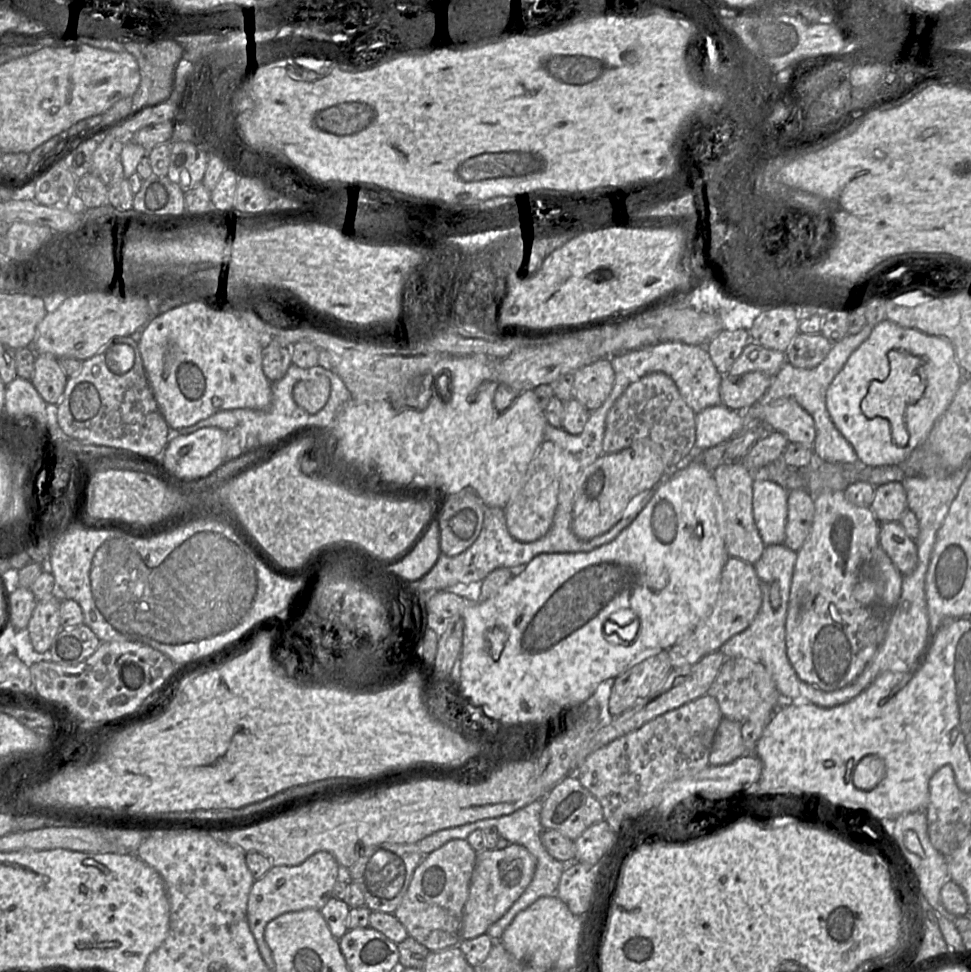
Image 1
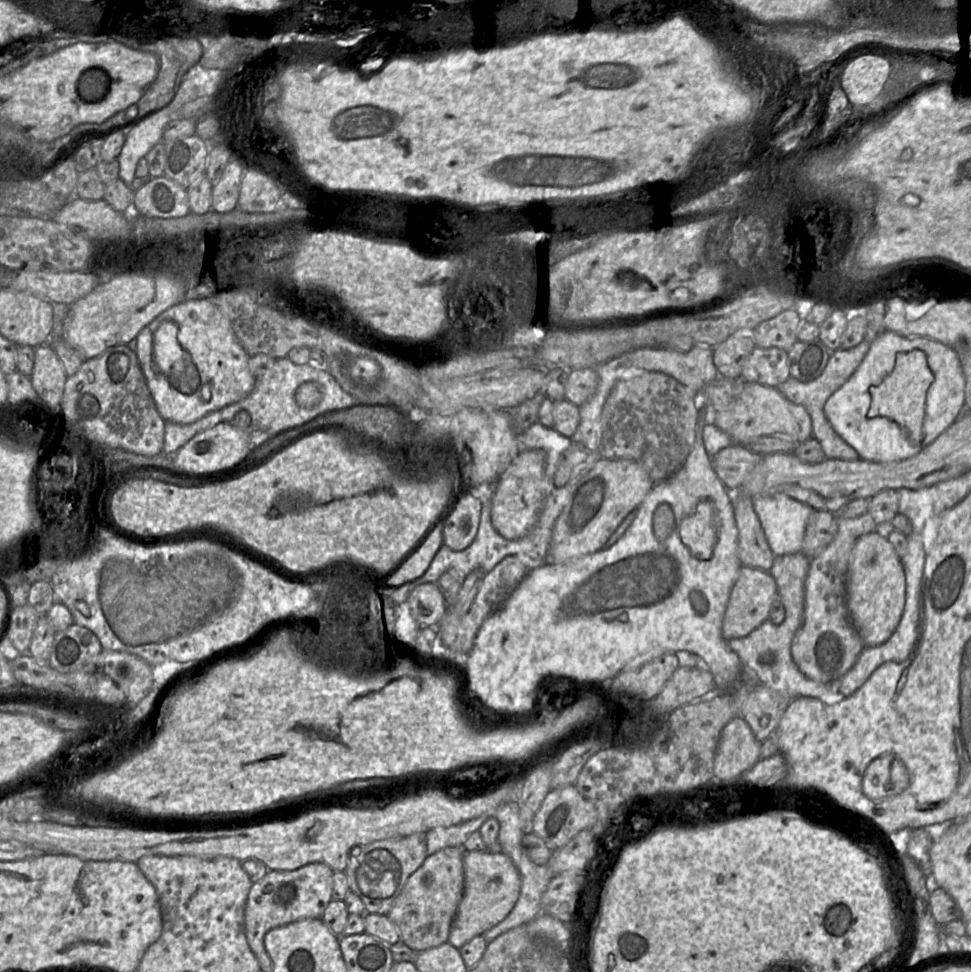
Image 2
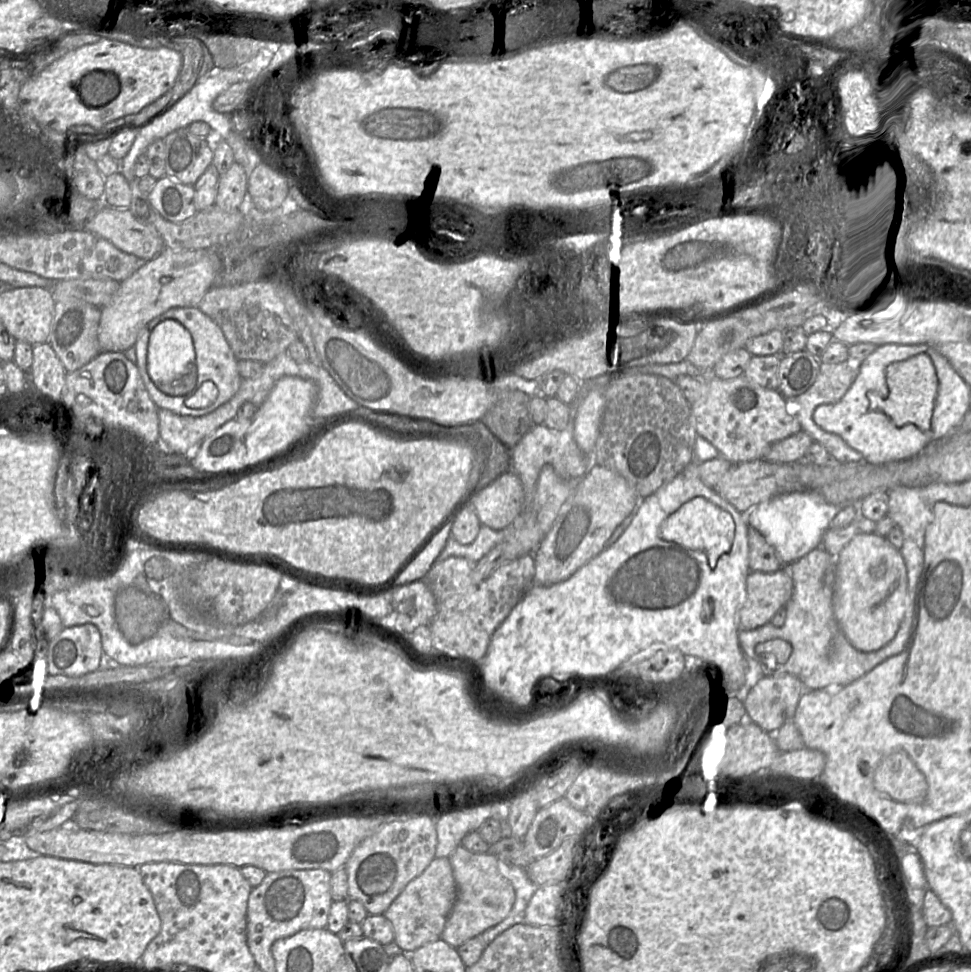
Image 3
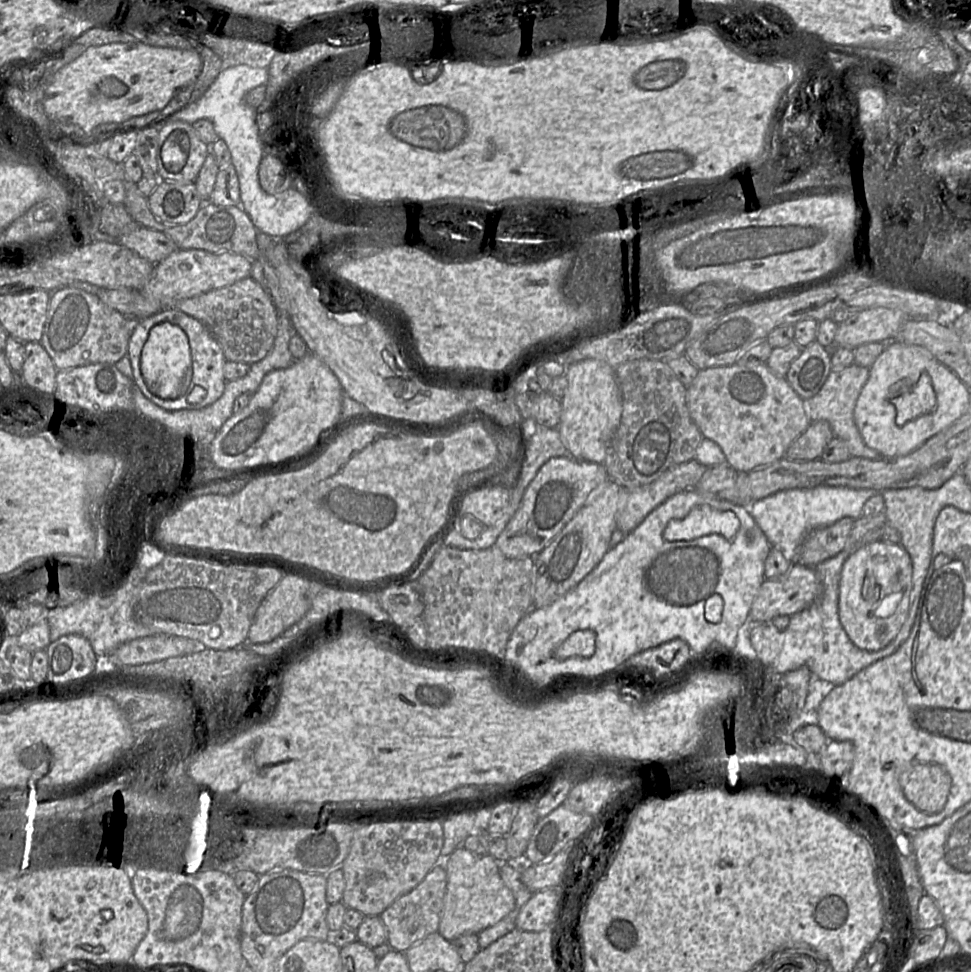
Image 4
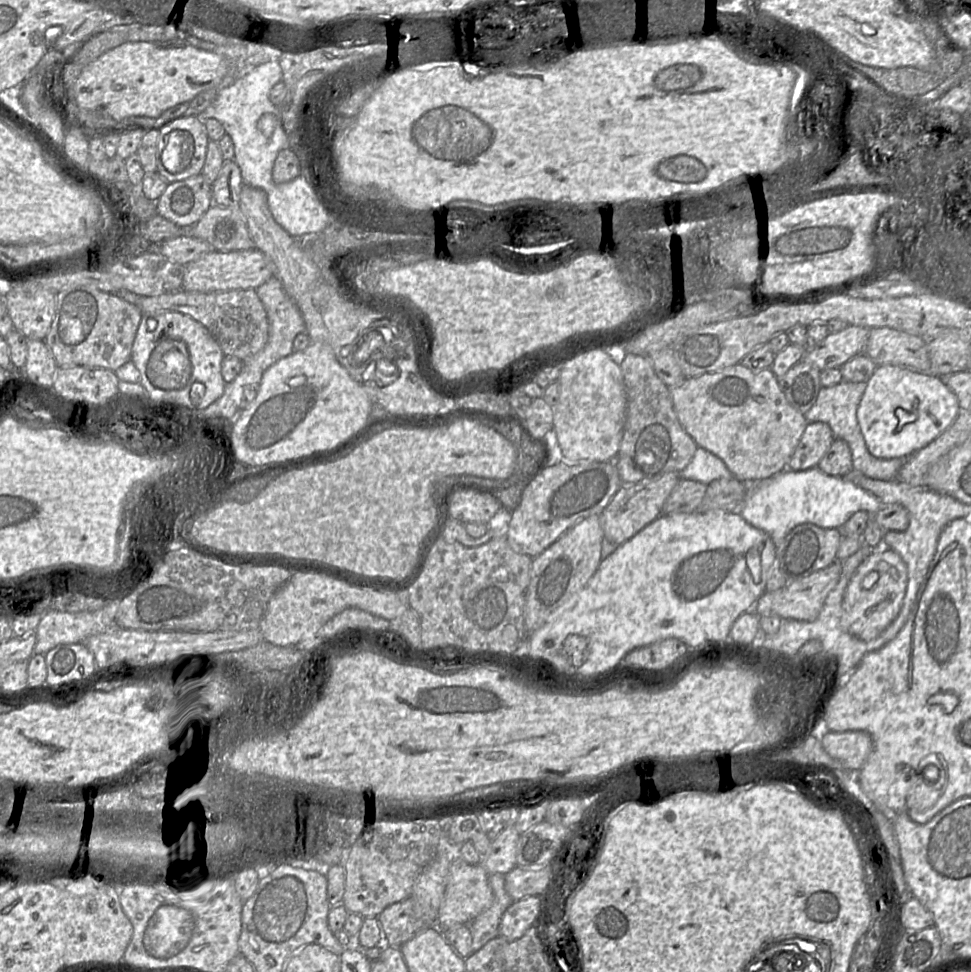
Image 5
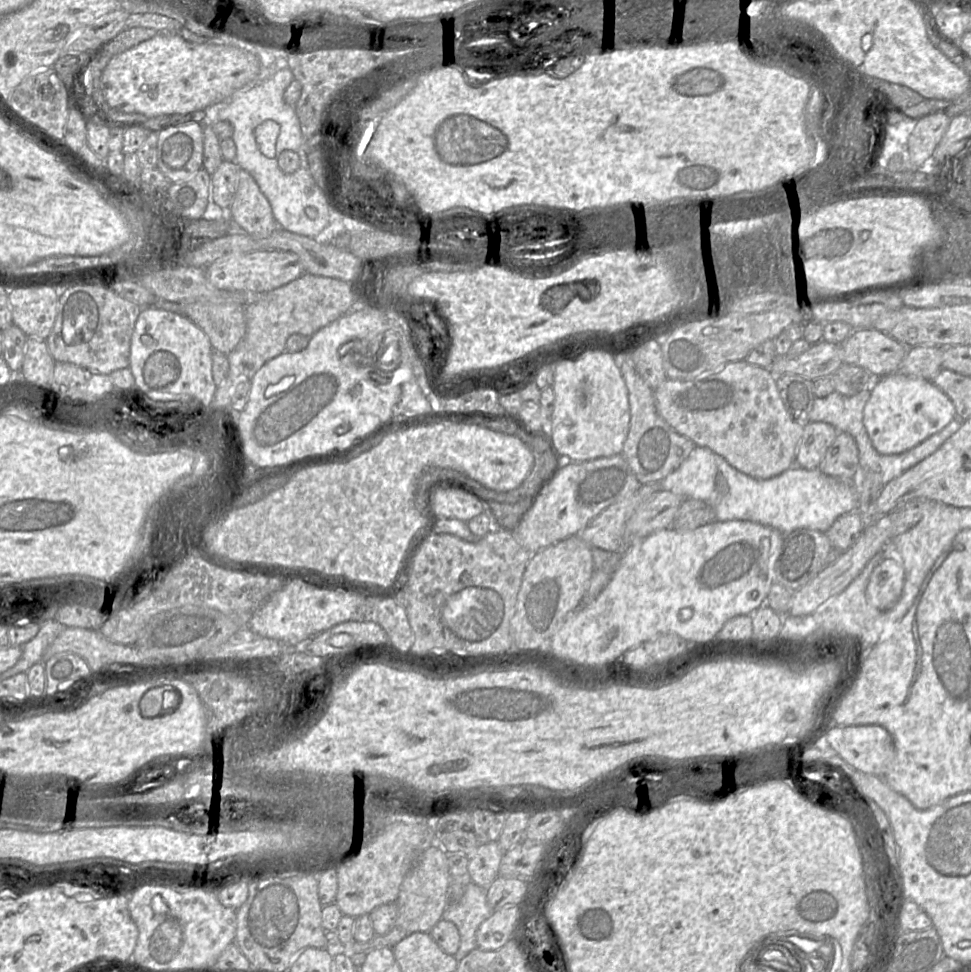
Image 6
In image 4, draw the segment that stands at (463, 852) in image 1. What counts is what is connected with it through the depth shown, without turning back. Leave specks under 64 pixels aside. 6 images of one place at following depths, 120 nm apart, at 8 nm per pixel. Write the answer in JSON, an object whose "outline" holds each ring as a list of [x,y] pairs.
{"outline":[[[443,861],[435,865],[412,891],[399,897],[379,915],[386,929],[385,943],[392,950],[406,952],[428,935],[438,932],[446,885],[447,874]]]}

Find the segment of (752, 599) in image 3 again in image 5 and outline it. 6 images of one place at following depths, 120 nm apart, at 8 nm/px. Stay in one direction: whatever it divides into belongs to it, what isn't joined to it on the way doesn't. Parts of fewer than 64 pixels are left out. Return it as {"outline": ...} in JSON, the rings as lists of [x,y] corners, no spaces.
{"outline":[[[835,560],[826,568],[820,569],[803,578],[789,581],[779,590],[765,591],[756,601],[753,611],[759,616],[778,616],[782,619],[812,621],[819,615],[828,594],[837,585],[842,571],[842,563]]]}

